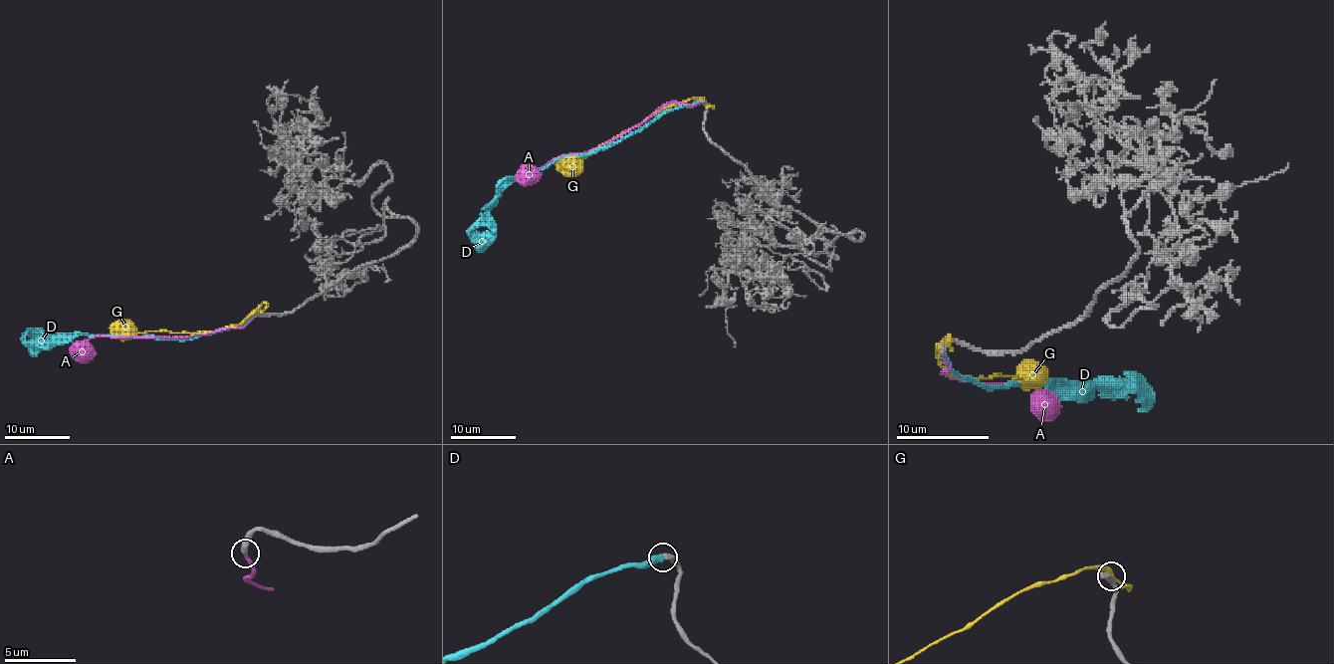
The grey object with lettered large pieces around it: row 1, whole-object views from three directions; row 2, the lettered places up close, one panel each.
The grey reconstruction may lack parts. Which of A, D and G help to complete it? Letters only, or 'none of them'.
D

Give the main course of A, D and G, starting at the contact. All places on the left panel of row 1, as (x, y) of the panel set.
A: (253, 317), (242, 327), (179, 337), (96, 336), (88, 341), (88, 349), (76, 359)
D: (253, 315), (238, 327), (192, 337), (43, 334), (46, 337), (30, 354)
G: (258, 309), (238, 325), (212, 332), (156, 332), (121, 336), (111, 327)

